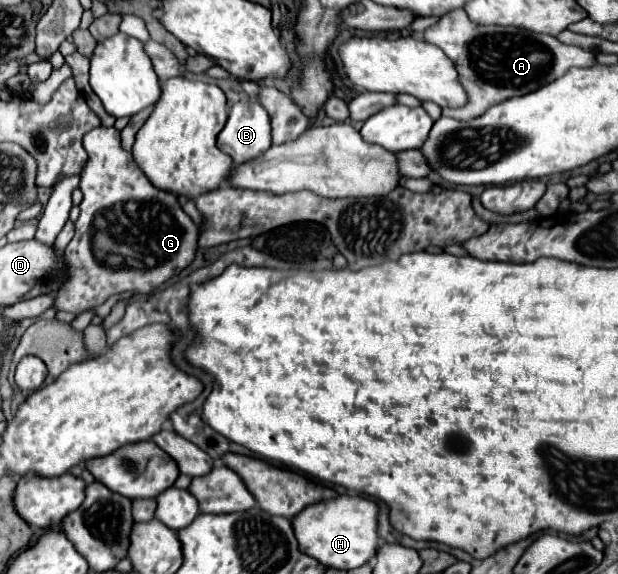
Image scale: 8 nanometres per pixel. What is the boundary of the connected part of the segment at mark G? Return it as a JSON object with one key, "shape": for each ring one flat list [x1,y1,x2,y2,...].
{"shape":[[97,126,83,136,83,146,89,152,89,156,95,158,89,158,87,166,81,172,81,214,75,222,75,236,65,248,65,256,69,258,71,280,65,282,61,294,57,294,55,298,57,310,69,310,75,314,99,306,109,296,125,290,139,290,141,294,149,294,165,280,169,280,171,276,179,274,185,266,189,266,197,250,197,224,181,210,181,204,175,194,159,190,149,182,149,178,141,172,137,162,133,162,133,156,121,148,119,130]]}

